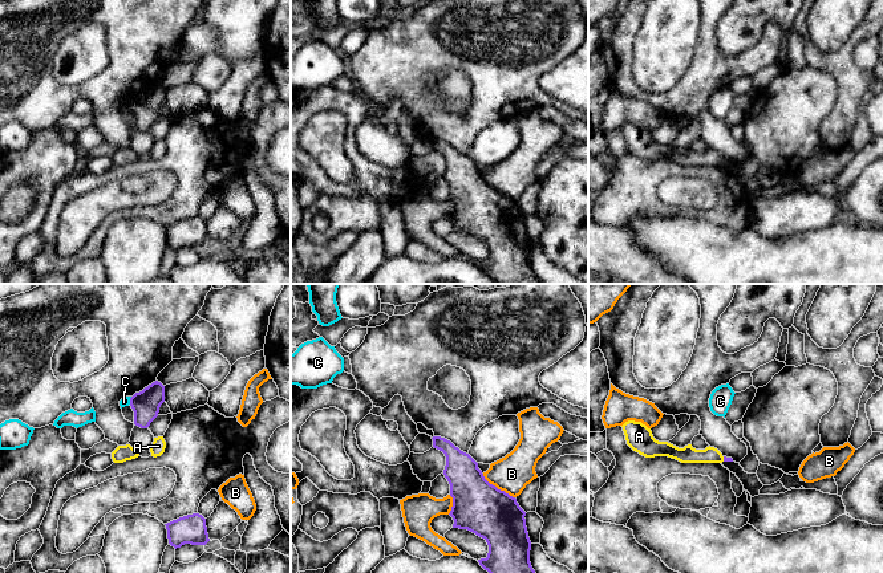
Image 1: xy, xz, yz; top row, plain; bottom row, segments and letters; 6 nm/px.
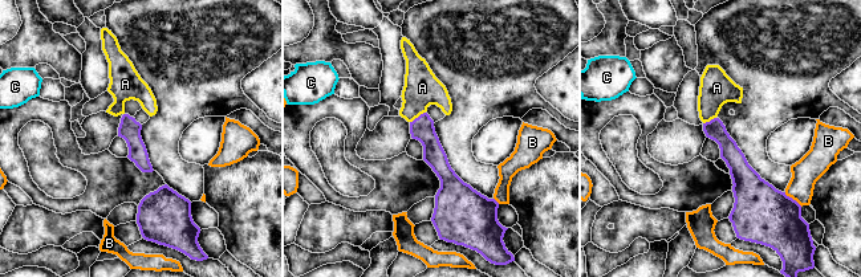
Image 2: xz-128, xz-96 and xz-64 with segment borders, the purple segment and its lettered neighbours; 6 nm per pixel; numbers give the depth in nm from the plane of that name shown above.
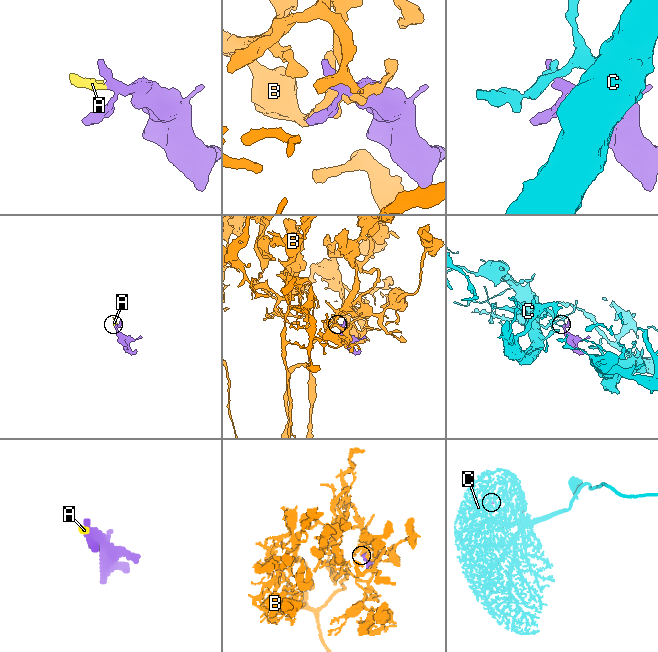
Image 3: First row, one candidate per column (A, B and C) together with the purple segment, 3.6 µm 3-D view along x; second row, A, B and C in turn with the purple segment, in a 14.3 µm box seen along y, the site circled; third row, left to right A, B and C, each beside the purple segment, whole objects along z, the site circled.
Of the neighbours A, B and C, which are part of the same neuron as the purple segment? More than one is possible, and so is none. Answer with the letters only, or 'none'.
A

